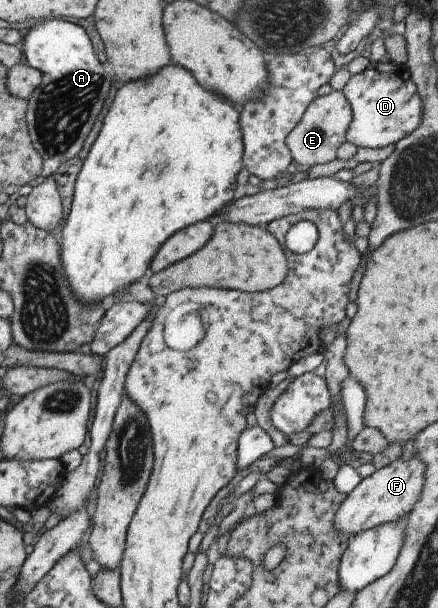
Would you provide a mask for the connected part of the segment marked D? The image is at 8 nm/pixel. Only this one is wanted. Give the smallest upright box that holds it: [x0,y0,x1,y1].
[342,60,421,149]

